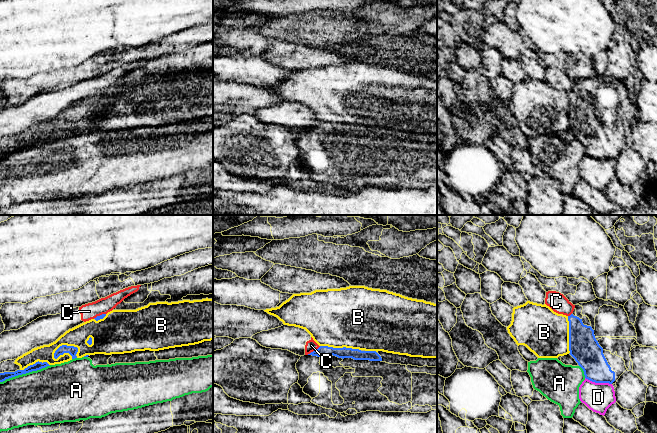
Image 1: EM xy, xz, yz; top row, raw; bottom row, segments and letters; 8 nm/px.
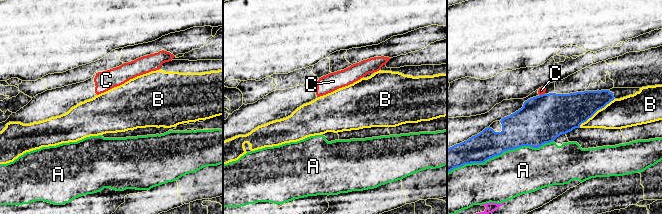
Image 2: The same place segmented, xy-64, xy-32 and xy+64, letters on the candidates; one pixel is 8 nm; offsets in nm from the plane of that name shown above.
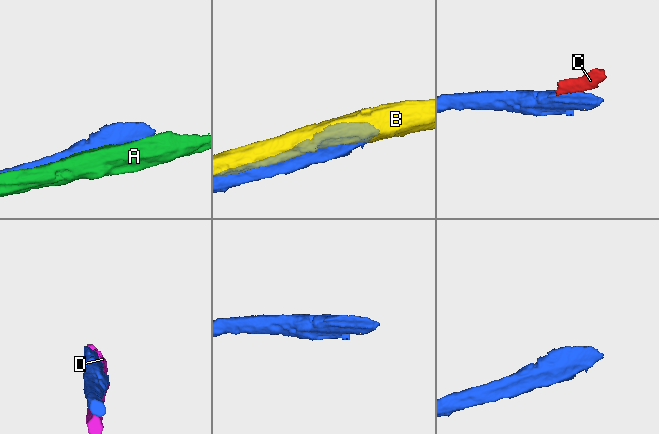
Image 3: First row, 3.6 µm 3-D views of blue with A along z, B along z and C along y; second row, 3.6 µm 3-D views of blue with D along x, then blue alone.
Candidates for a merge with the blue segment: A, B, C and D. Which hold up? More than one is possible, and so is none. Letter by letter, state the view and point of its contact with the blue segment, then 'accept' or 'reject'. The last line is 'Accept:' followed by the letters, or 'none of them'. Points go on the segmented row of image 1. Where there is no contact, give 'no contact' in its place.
A: xy (25, 373) | reject
B: xy (63, 345) | reject
C: xz (313, 351) | reject
D: yz (598, 382) | reject
Accept: none of them

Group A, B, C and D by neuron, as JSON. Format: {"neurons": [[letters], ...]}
{"neurons": [["A"], ["B"], ["C"], ["D"]]}

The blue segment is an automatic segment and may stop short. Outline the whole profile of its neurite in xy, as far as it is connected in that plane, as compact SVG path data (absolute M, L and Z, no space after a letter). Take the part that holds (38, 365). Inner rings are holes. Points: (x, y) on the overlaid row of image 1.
M36 362L33 365L28 366L27 368L25 368L24 370L17 370L15 372L4 372L4 373L0 373L0 382L5 381L6 379L18 376L18 375L22 375L22 374L26 374L32 371L37 371L40 370L42 368L45 368L47 366L50 366L47 362Z

